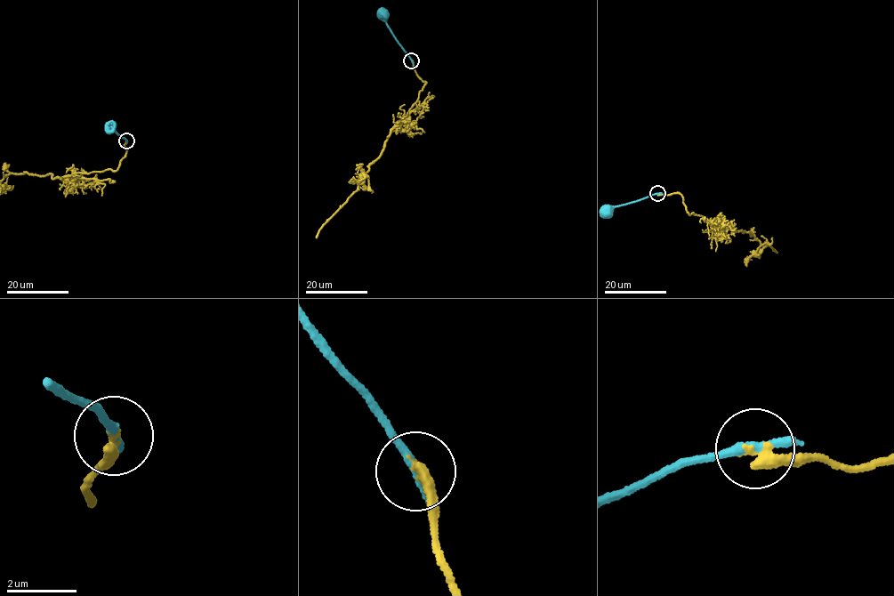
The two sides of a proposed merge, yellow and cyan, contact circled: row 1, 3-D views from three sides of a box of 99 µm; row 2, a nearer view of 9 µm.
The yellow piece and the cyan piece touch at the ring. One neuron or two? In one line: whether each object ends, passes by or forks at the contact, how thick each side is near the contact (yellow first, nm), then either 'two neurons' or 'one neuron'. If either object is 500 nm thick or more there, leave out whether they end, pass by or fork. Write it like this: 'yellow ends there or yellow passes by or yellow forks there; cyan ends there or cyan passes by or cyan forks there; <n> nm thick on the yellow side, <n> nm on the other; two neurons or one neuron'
yellow ends there; cyan ends there; 340 nm thick on the yellow side, 320 nm on the other; two neurons

